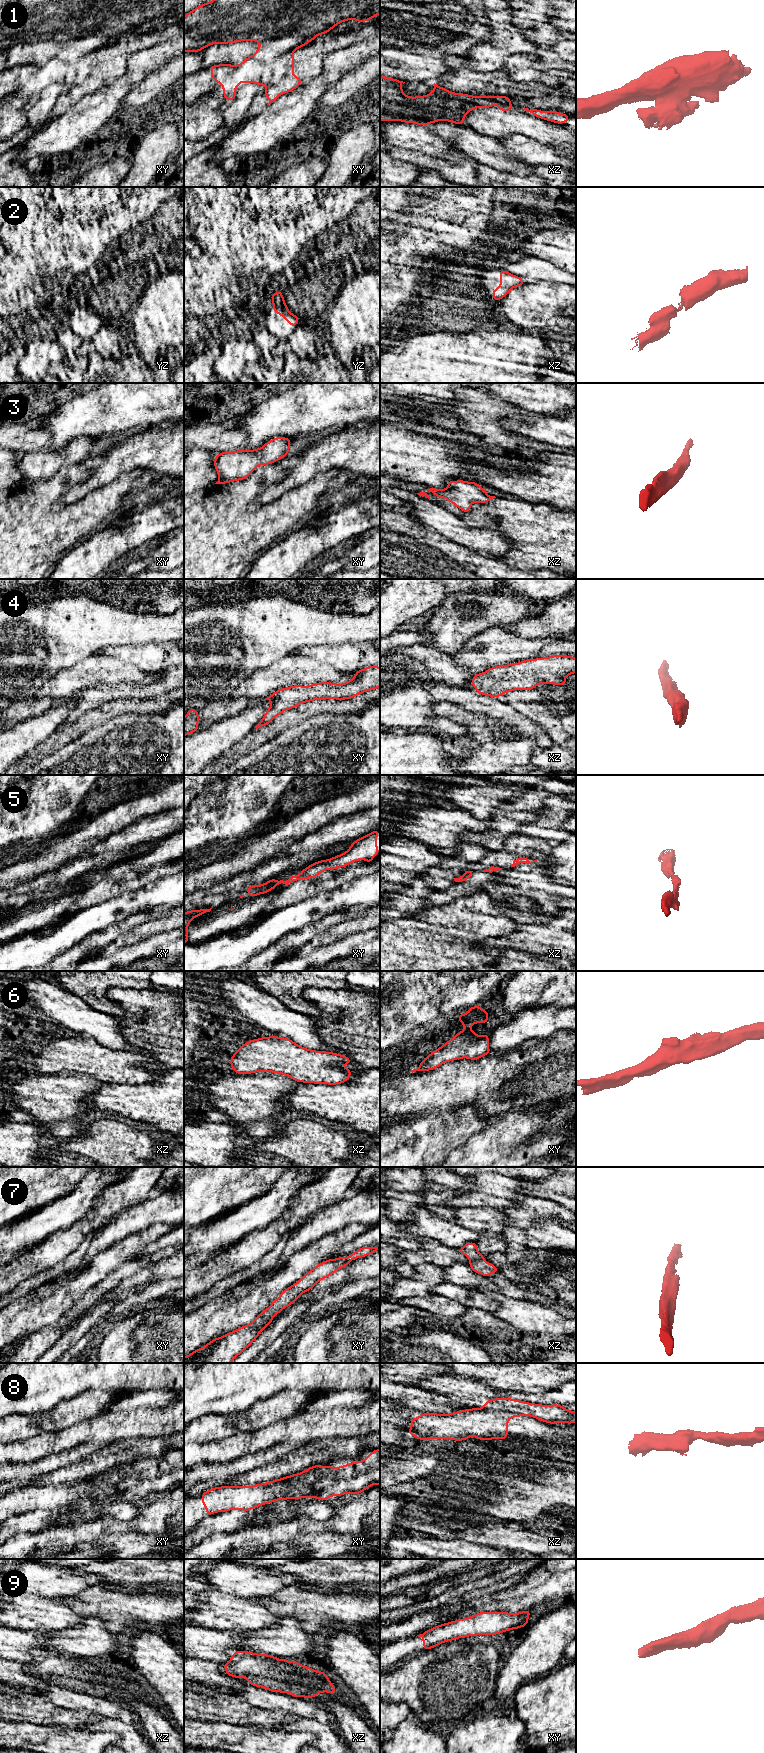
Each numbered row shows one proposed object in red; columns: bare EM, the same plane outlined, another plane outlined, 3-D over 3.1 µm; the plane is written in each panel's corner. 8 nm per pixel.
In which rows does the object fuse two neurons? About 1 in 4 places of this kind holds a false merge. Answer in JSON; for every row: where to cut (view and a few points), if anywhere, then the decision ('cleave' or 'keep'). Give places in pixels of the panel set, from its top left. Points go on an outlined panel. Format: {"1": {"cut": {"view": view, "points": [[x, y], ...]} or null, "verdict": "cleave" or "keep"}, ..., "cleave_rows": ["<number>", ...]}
{"1": {"cut": {"view": "xy", "points": [[261, 42], [285, 35], [301, 36], [308, 42]]}, "verdict": "cleave"}, "2": {"cut": null, "verdict": "keep"}, "3": {"cut": null, "verdict": "keep"}, "4": {"cut": null, "verdict": "keep"}, "5": {"cut": {"view": "xy", "points": [[278, 881], [280, 883]]}, "verdict": "cleave"}, "6": {"cut": null, "verdict": "keep"}, "7": {"cut": null, "verdict": "keep"}, "8": {"cut": {"view": "xz", "points": [[481, 1408], [505, 1409], [518, 1412], [521, 1415]]}, "verdict": "cleave"}, "9": {"cut": null, "verdict": "keep"}, "cleave_rows": ["1", "5", "8"]}

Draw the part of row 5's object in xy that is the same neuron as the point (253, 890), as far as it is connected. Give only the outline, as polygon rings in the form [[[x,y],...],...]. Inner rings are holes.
[[[273,878],[273,879],[269,880],[268,882],[265,882],[262,885],[253,884],[253,885],[249,886],[246,889],[246,891],[248,893],[248,896],[254,897],[259,894],[265,894],[265,893],[271,891],[279,884],[281,884],[281,883],[279,881],[277,881],[275,878]]]

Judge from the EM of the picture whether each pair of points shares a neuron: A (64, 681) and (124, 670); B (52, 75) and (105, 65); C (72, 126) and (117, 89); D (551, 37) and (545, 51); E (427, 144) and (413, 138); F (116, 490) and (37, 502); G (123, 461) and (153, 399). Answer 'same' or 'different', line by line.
A: same
B: same
C: same
D: same
E: same
F: same
G: different

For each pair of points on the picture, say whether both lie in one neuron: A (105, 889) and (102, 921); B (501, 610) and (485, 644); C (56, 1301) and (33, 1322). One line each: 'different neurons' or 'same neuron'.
A: different neurons
B: different neurons
C: same neuron

